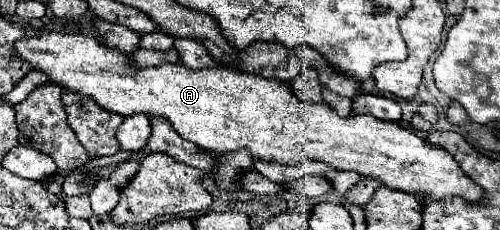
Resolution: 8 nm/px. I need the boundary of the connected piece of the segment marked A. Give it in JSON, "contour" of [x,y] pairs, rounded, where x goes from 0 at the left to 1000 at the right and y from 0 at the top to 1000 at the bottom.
{"contour":[[[100,130],[76,139],[72,157],[52,157],[32,174],[32,235],[48,252],[64,287],[92,322],[108,365],[144,409],[164,409],[172,426],[192,435],[200,470],[220,478],[228,496],[264,504],[324,504],[336,513],[344,557],[376,617],[408,643],[424,670],[456,670],[464,652],[500,652],[508,696],[536,696],[564,722],[592,722],[608,687],[648,704],[680,748],[712,748],[732,774],[752,774],[768,809],[784,826],[804,826],[840,861],[888,870],[904,852],[920,852],[932,878],[964,878],[968,817],[948,800],[928,748],[920,748],[916,704],[880,635],[864,635],[852,600],[816,565],[800,530],[768,530],[740,504],[696,504],[680,513],[652,443],[644,452],[612,452],[580,409],[580,365],[560,348],[536,348],[524,330],[472,313],[460,296],[408,296],[384,304],[368,278],[324,278],[312,296],[276,296],[256,270],[256,235],[240,235],[240,217],[212,209],[200,165],[164,139],[132,139],[132,130]]]}

